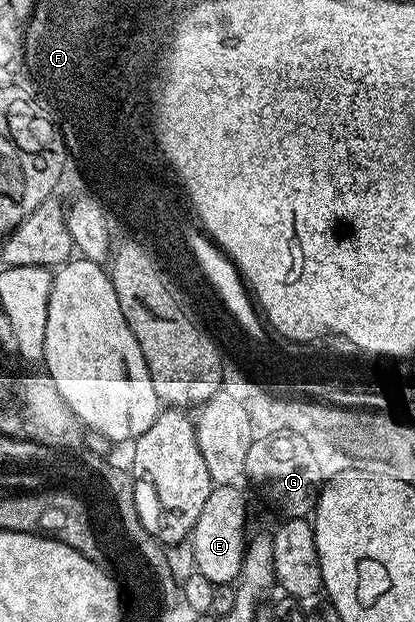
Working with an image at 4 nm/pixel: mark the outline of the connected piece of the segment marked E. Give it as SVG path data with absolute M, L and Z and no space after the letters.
M236 485L213 486L210 498L198 516L198 525L194 525L190 536L196 570L215 585L235 584L241 578L240 566L246 546L244 522L248 519L248 503L238 488Z

